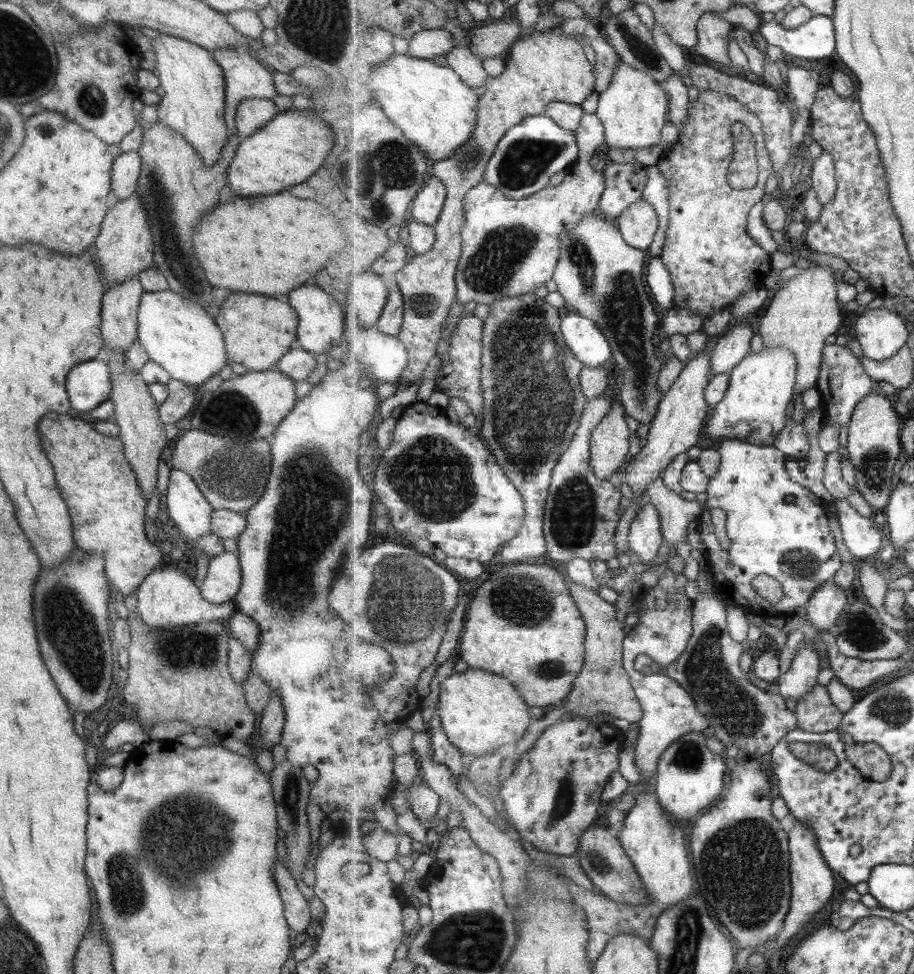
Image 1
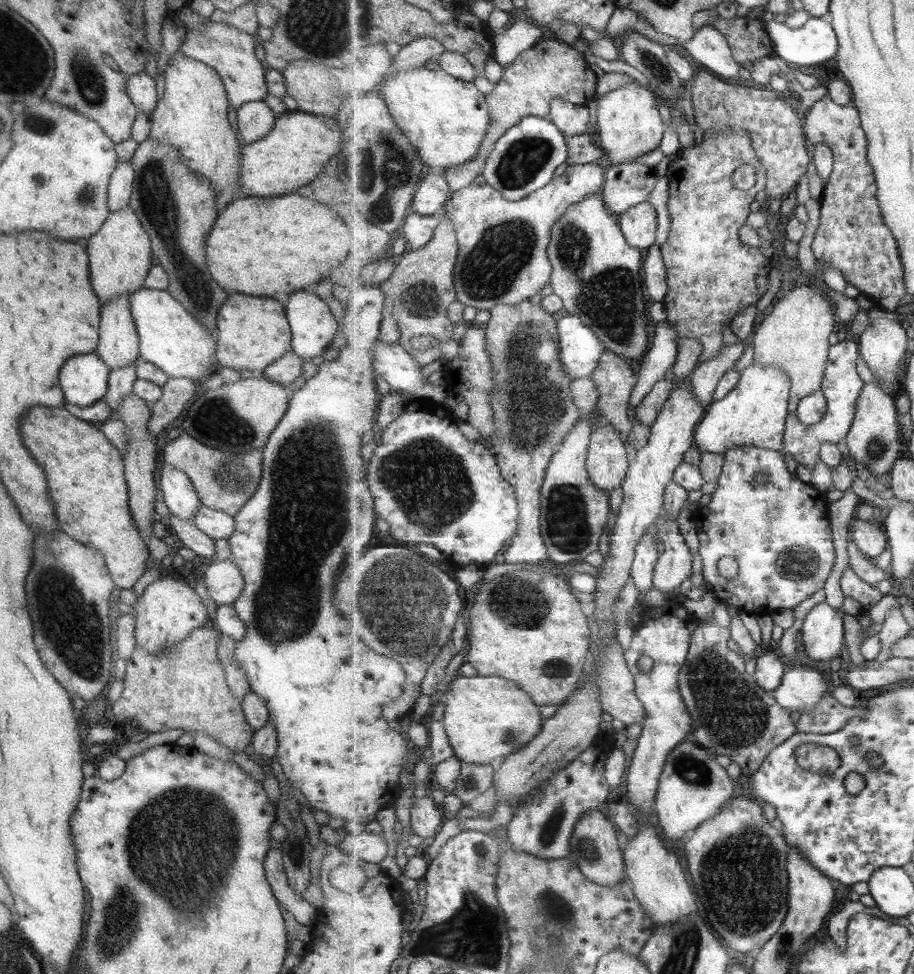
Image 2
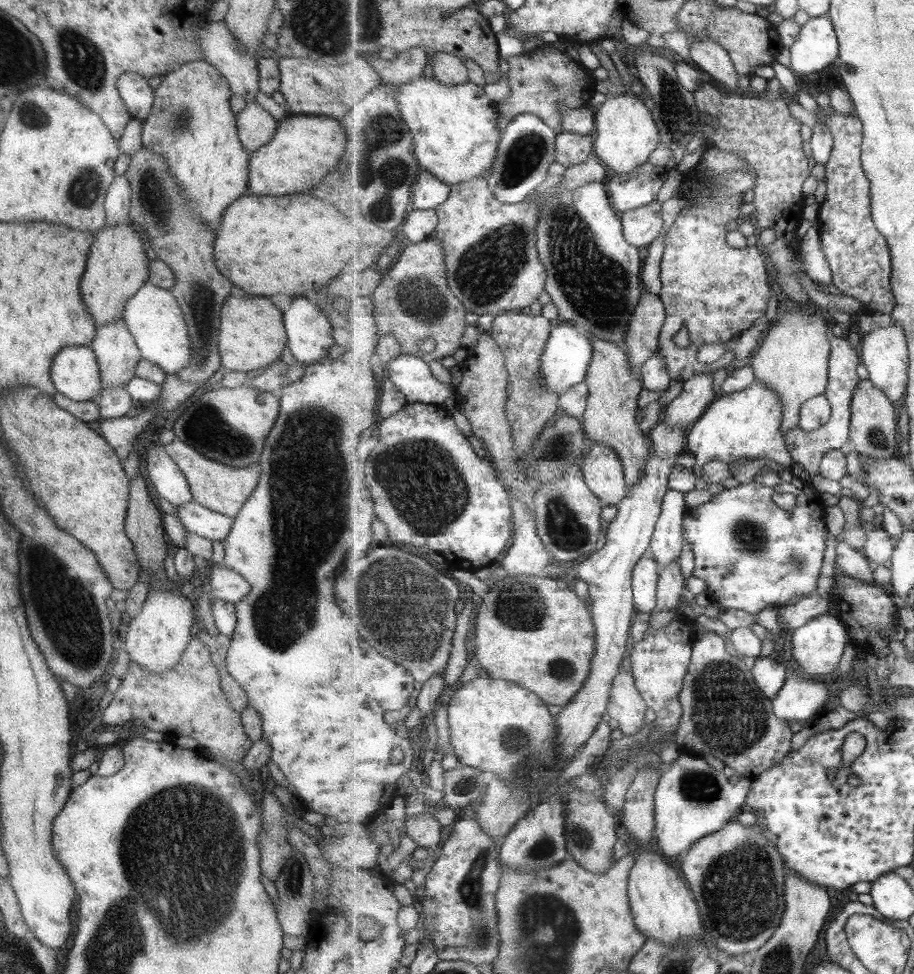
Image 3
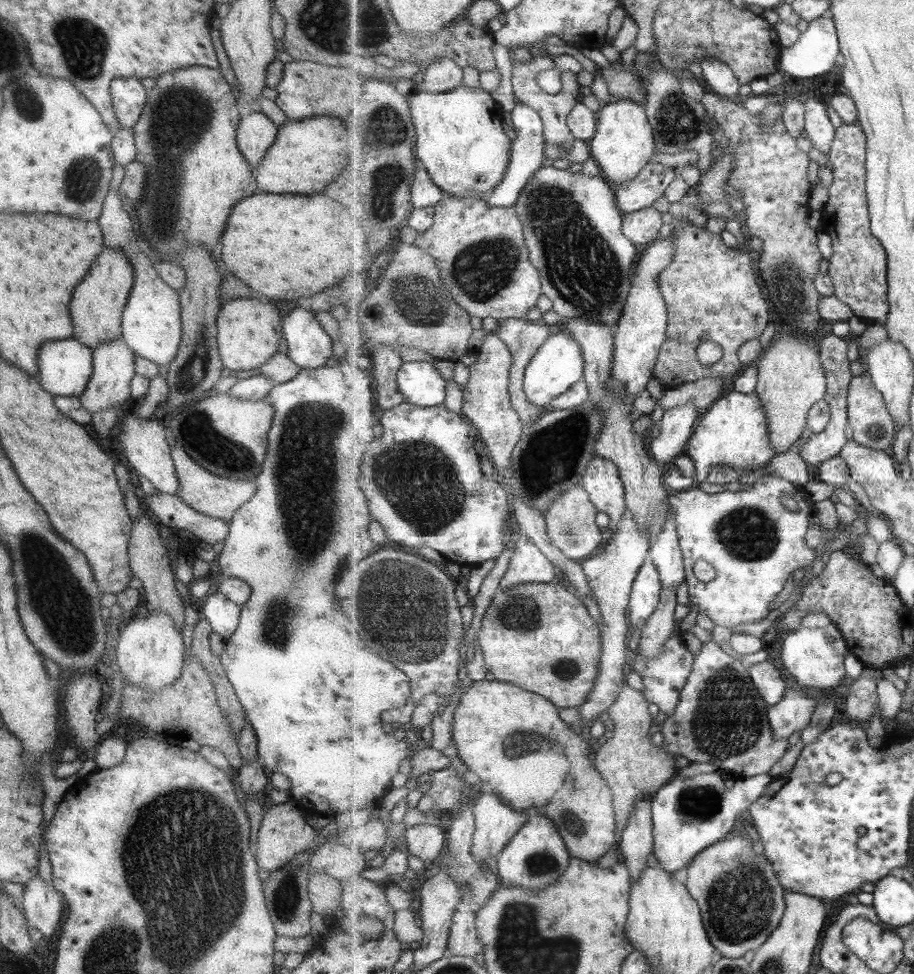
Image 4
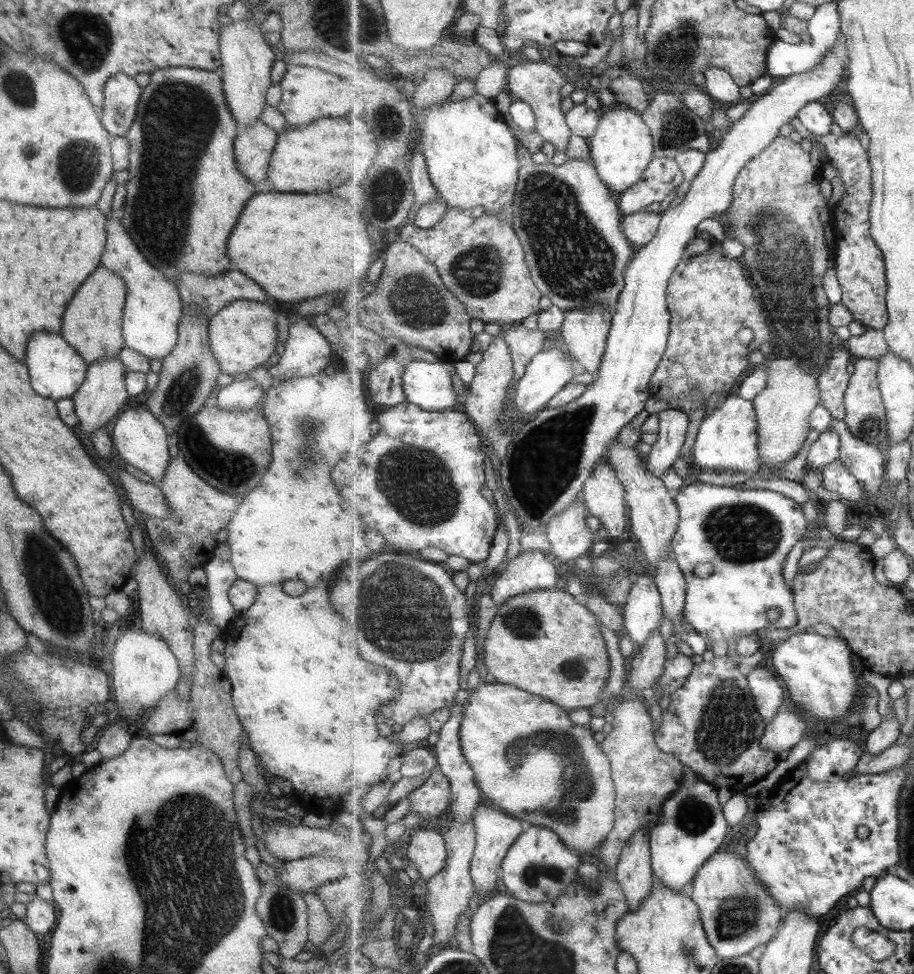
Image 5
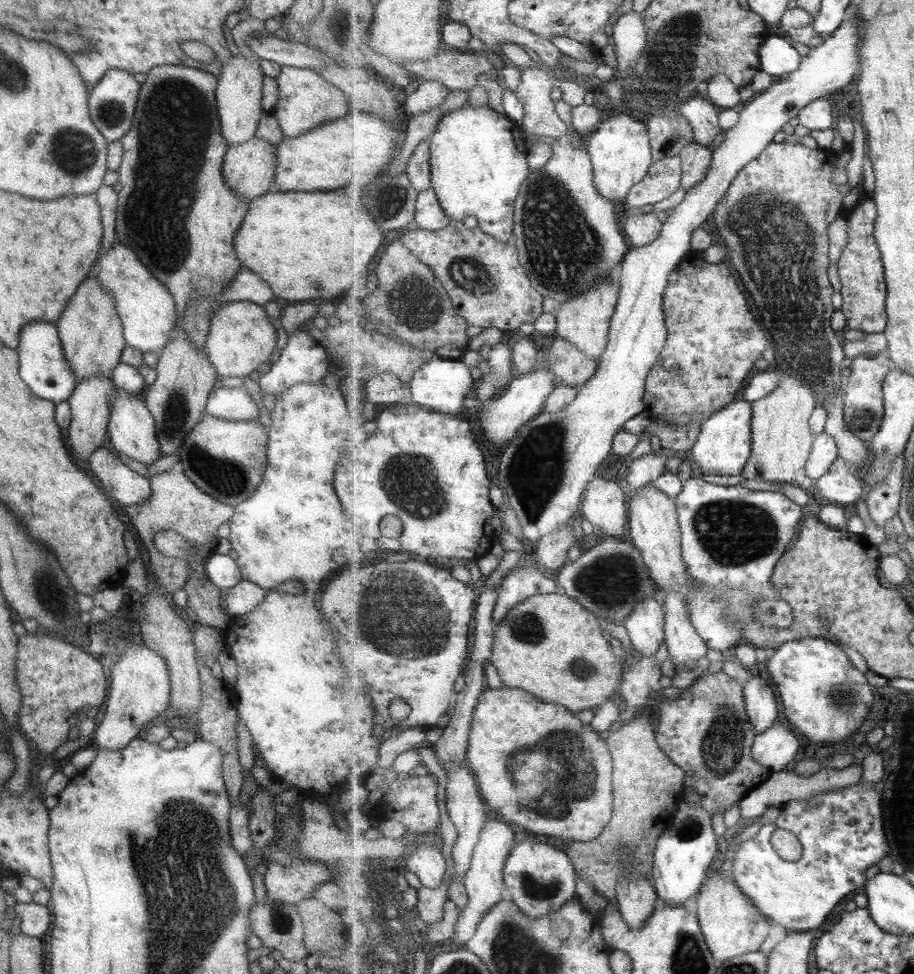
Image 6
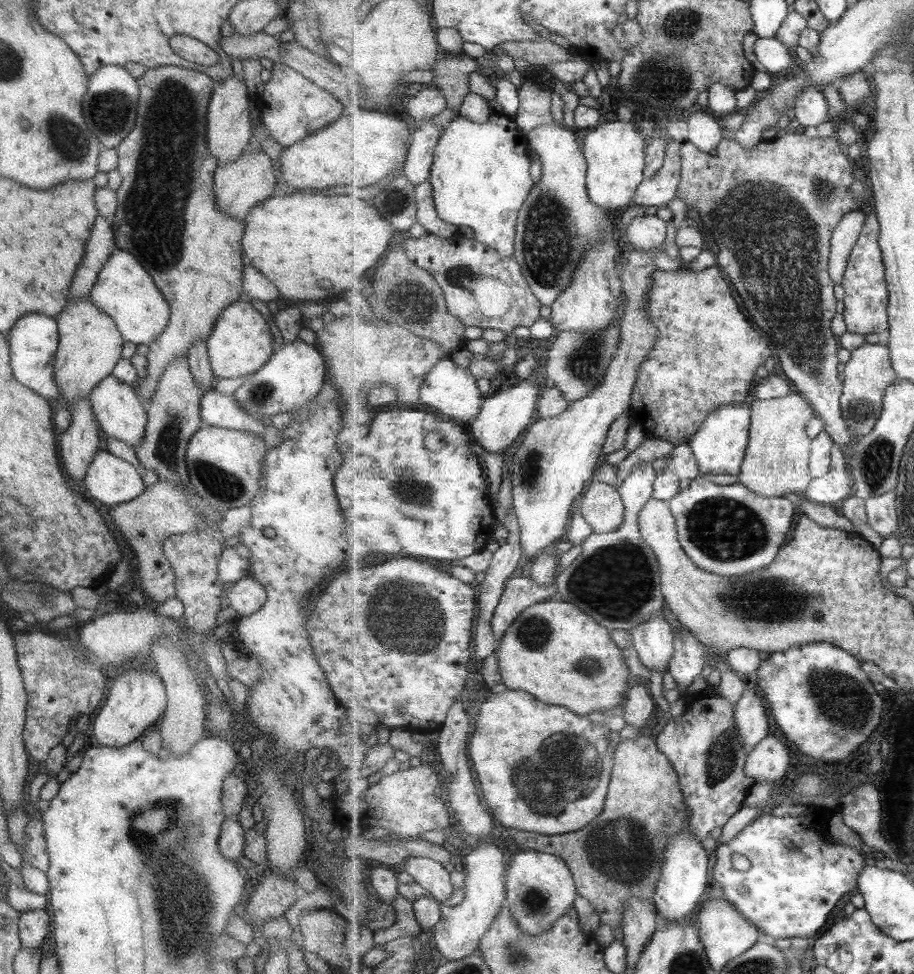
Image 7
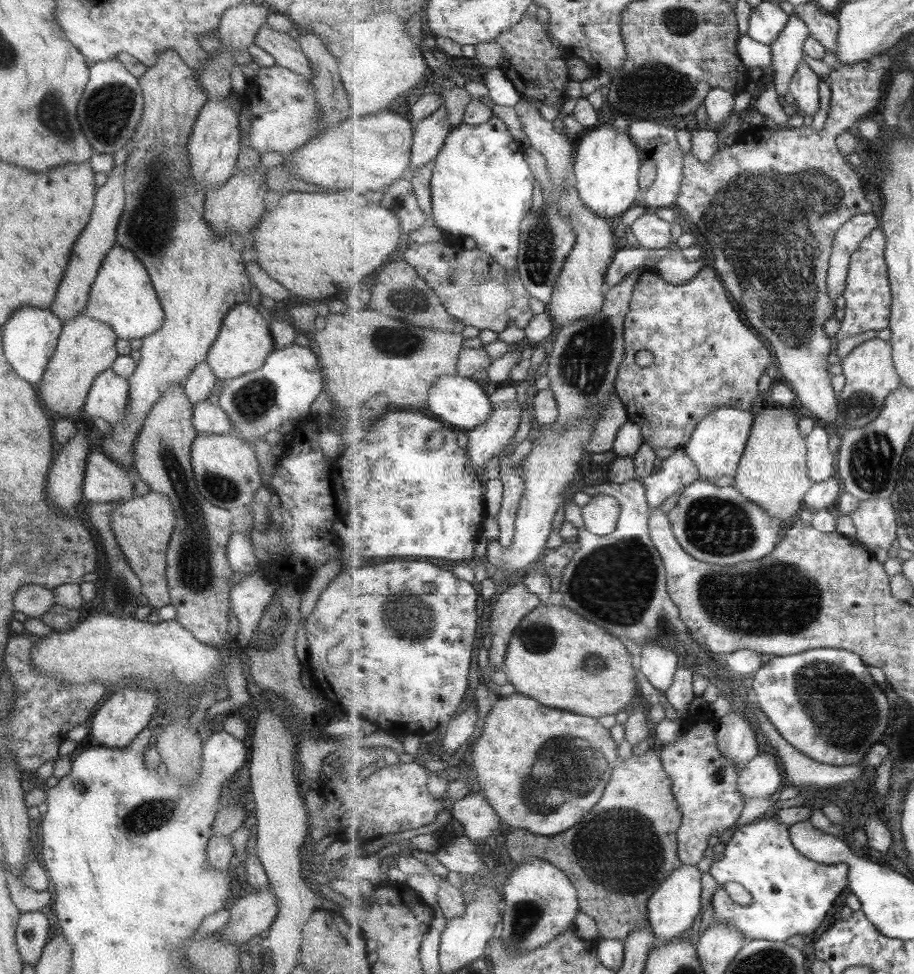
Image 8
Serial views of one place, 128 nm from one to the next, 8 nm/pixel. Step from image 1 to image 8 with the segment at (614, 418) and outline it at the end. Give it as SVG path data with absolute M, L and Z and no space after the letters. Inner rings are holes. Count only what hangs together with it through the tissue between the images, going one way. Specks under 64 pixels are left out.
M601 493L593 496L581 510L586 529L597 537L604 537L616 531L622 506L617 497Z

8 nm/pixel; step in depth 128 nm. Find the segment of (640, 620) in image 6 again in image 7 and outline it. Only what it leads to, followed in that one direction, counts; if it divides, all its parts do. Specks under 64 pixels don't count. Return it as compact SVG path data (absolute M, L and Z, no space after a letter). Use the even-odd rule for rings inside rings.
M656 614L629 633L642 663L655 672L668 672L676 653L676 636L671 624Z

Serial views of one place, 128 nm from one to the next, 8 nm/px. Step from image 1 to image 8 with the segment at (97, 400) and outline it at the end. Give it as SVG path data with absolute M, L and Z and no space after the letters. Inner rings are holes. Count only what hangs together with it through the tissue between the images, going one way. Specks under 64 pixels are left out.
M31 305L16 308L12 315L1 325L2 350L10 368L29 384L37 386L51 356L56 350L63 322L48 308Z

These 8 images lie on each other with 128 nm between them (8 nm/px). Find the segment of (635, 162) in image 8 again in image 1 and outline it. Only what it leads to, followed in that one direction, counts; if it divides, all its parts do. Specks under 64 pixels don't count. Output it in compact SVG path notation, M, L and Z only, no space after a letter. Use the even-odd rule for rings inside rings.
M621 60L610 87L600 93L595 113L604 124L610 149L647 149L661 144L663 128L669 121L670 100L658 80Z

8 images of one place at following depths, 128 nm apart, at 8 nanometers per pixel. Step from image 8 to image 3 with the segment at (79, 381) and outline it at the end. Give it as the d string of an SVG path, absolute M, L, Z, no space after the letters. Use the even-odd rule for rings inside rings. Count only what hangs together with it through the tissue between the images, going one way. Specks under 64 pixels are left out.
M130 222L95 231L91 250L87 254L87 266L79 282L79 292L81 302L91 314L96 328L122 318L125 303L148 279L148 261L139 234L131 228Z

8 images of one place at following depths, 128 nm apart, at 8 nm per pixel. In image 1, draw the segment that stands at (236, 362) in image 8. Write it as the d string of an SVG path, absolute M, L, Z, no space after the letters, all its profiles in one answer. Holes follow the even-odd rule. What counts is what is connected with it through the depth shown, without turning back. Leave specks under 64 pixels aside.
M231 294L219 308L215 324L222 333L227 362L243 365L253 372L274 369L277 362L295 345L297 314L285 302L255 294Z

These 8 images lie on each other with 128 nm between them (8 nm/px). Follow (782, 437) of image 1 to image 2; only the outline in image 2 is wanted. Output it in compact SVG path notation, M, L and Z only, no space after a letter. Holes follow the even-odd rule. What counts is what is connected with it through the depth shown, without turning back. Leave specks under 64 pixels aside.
M851 340L838 342L829 350L828 372L825 374L821 389L827 398L827 414L821 422L807 426L799 421L798 416L787 413L787 422L785 422L786 451L793 454L800 464L805 465L811 471L822 463L822 445L826 442L839 444L841 440L847 440L853 426L859 396L862 386L865 384L861 380L861 376L857 374L859 355L860 344L855 344Z

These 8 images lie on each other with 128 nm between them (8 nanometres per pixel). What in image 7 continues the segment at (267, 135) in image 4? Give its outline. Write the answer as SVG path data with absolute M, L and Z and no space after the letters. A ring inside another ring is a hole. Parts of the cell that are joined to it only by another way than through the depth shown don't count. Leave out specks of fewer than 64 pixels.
M262 150L257 153L243 152L234 161L227 164L219 164L214 170L212 179L212 191L214 205L225 216L236 218L244 223L243 218L247 212L257 204L276 193L276 162L267 156Z

